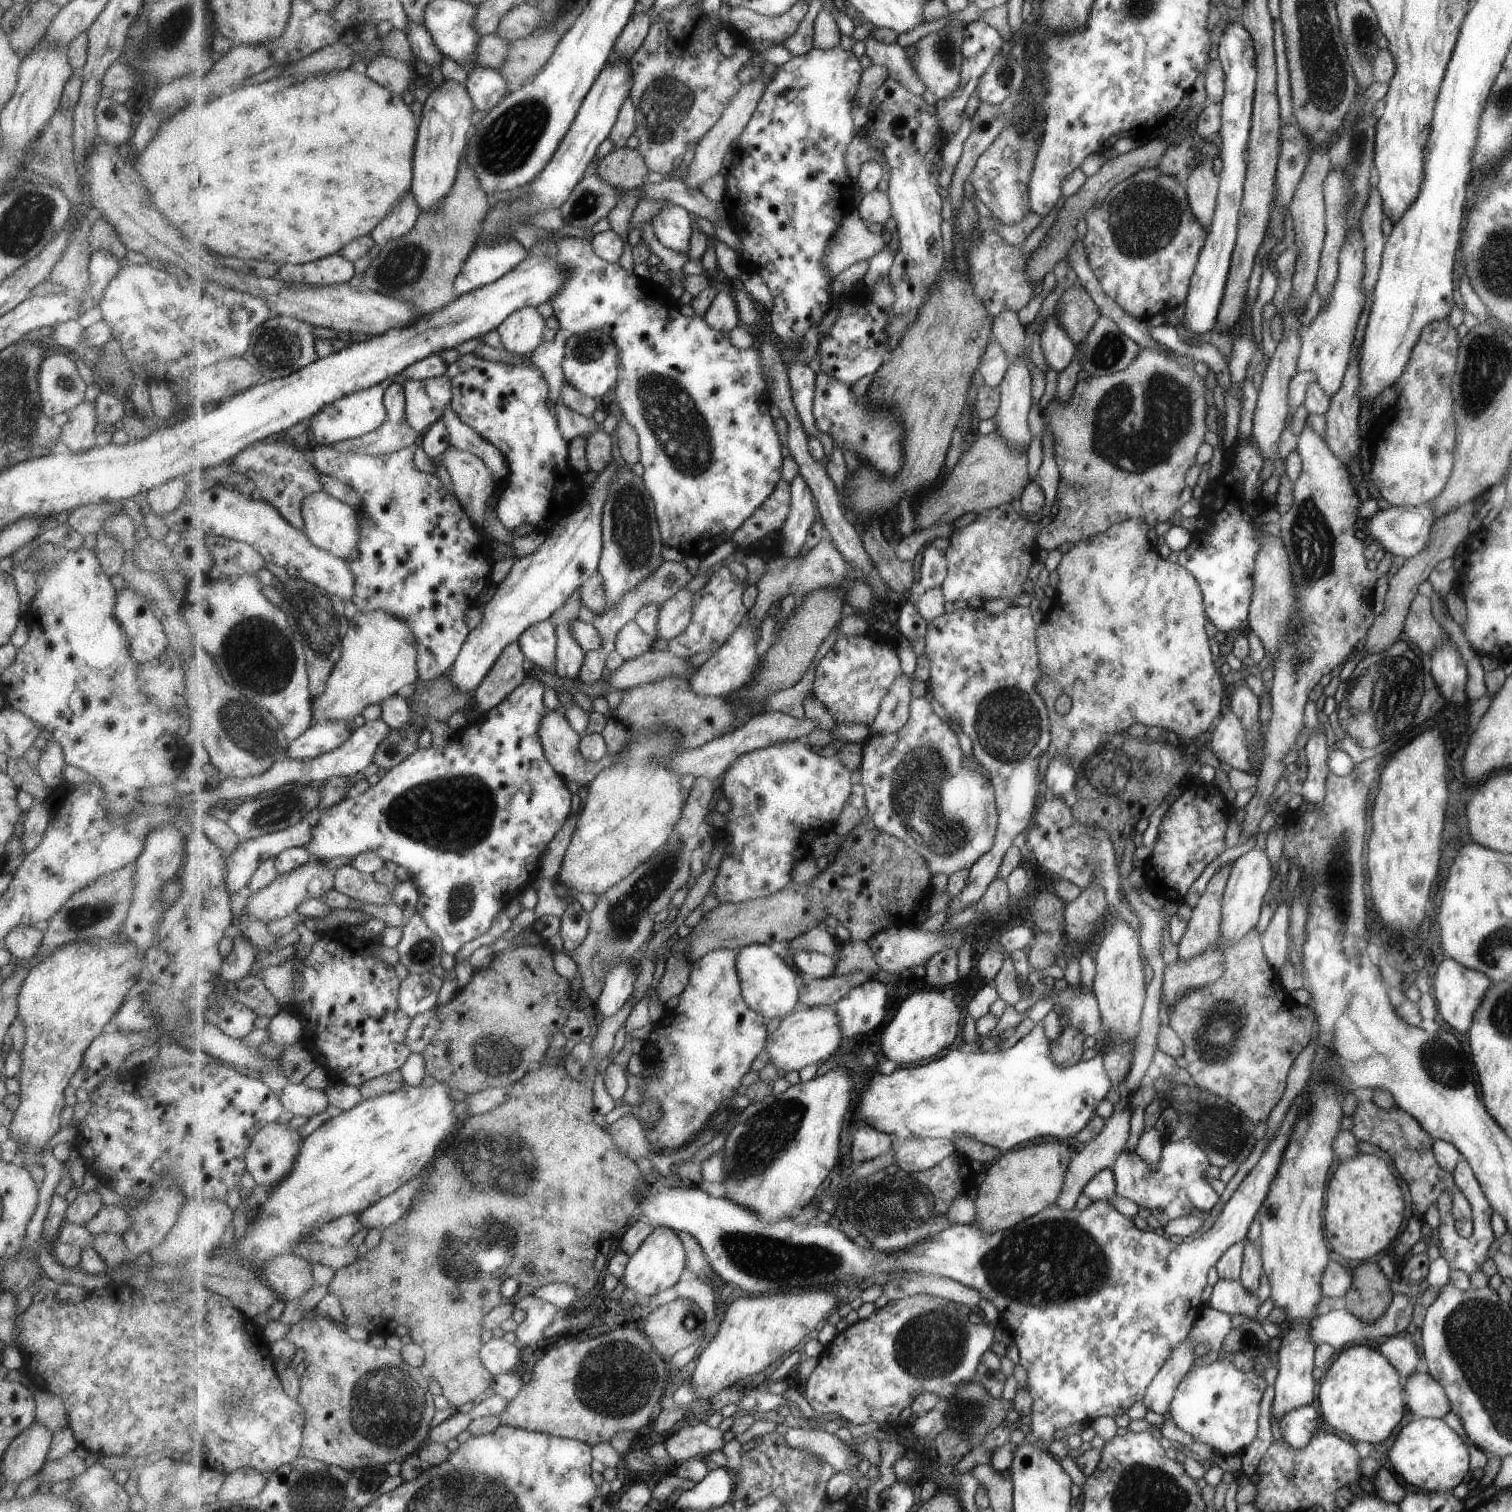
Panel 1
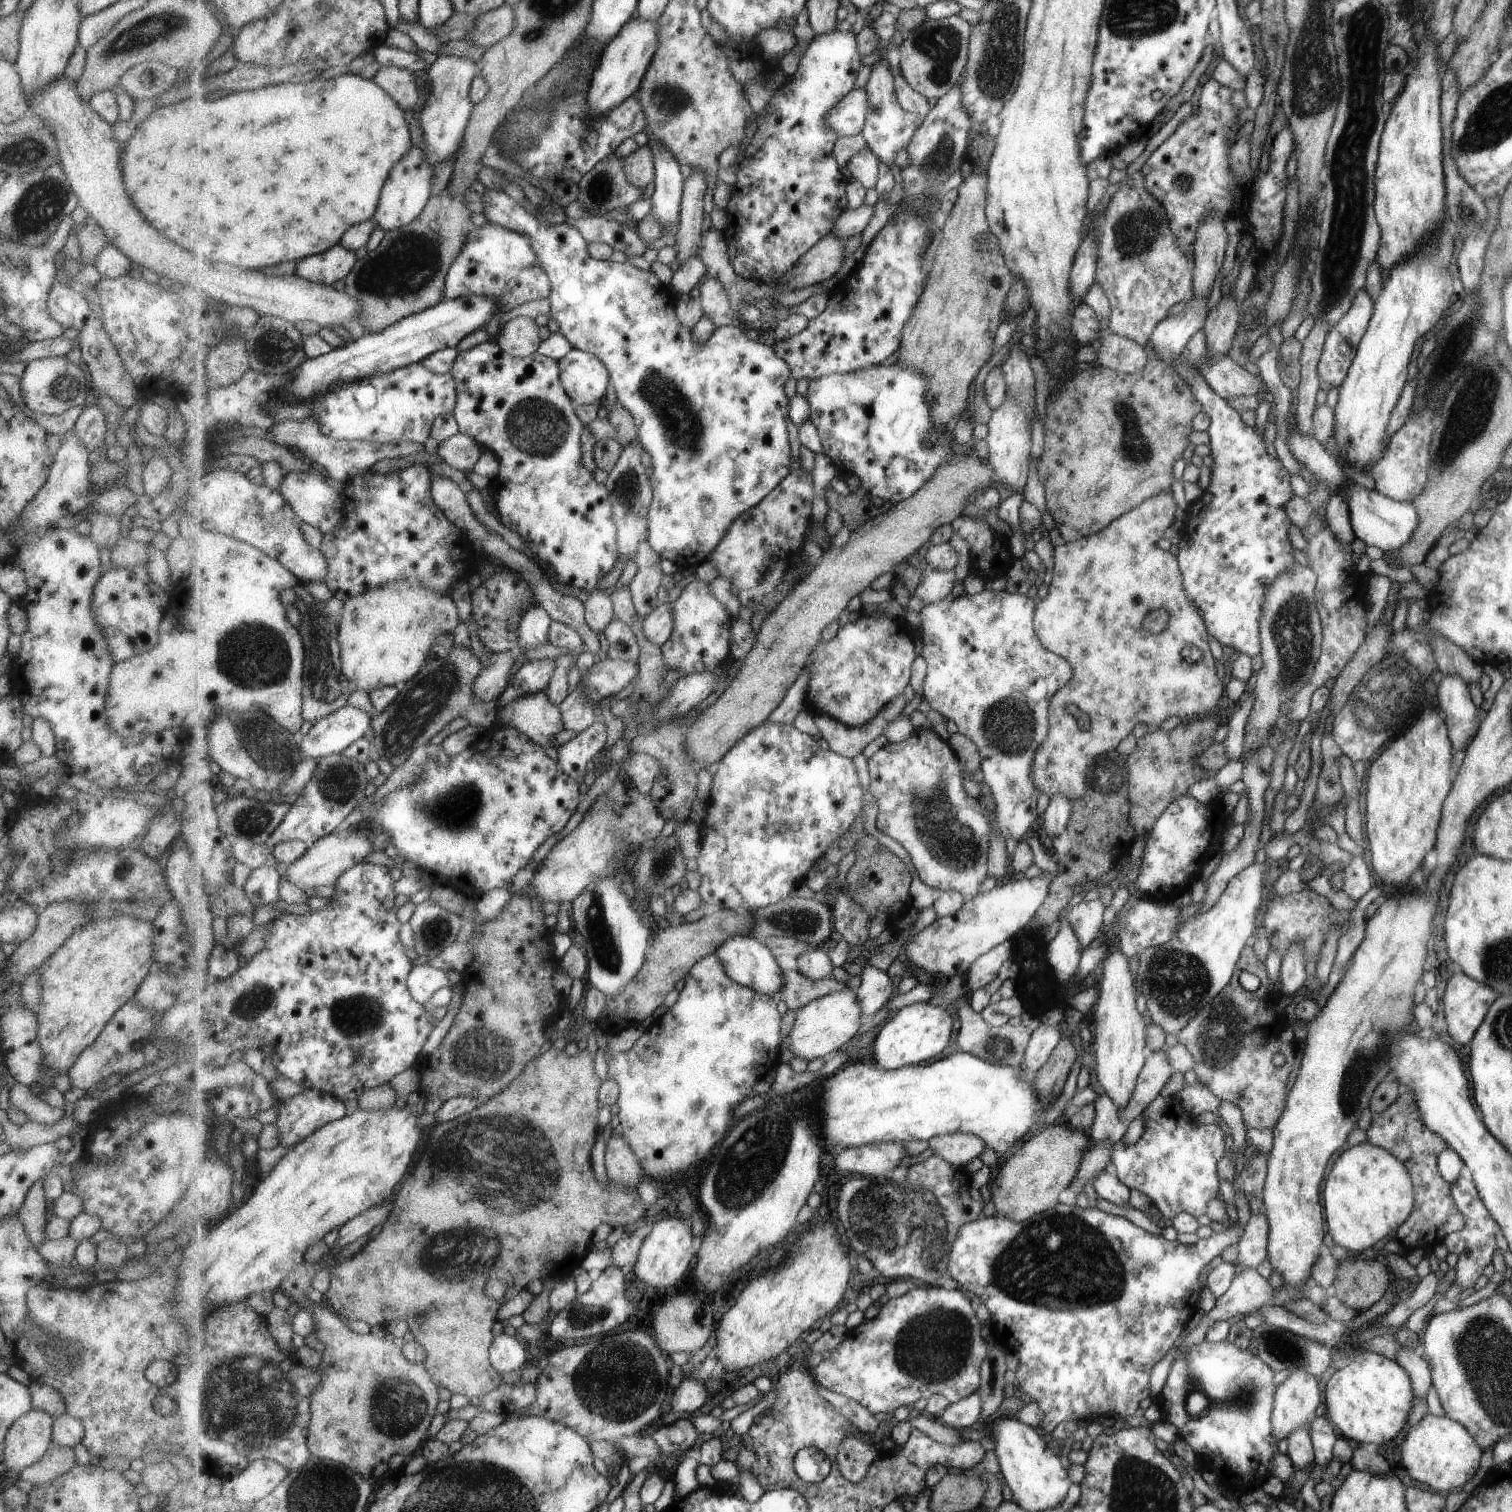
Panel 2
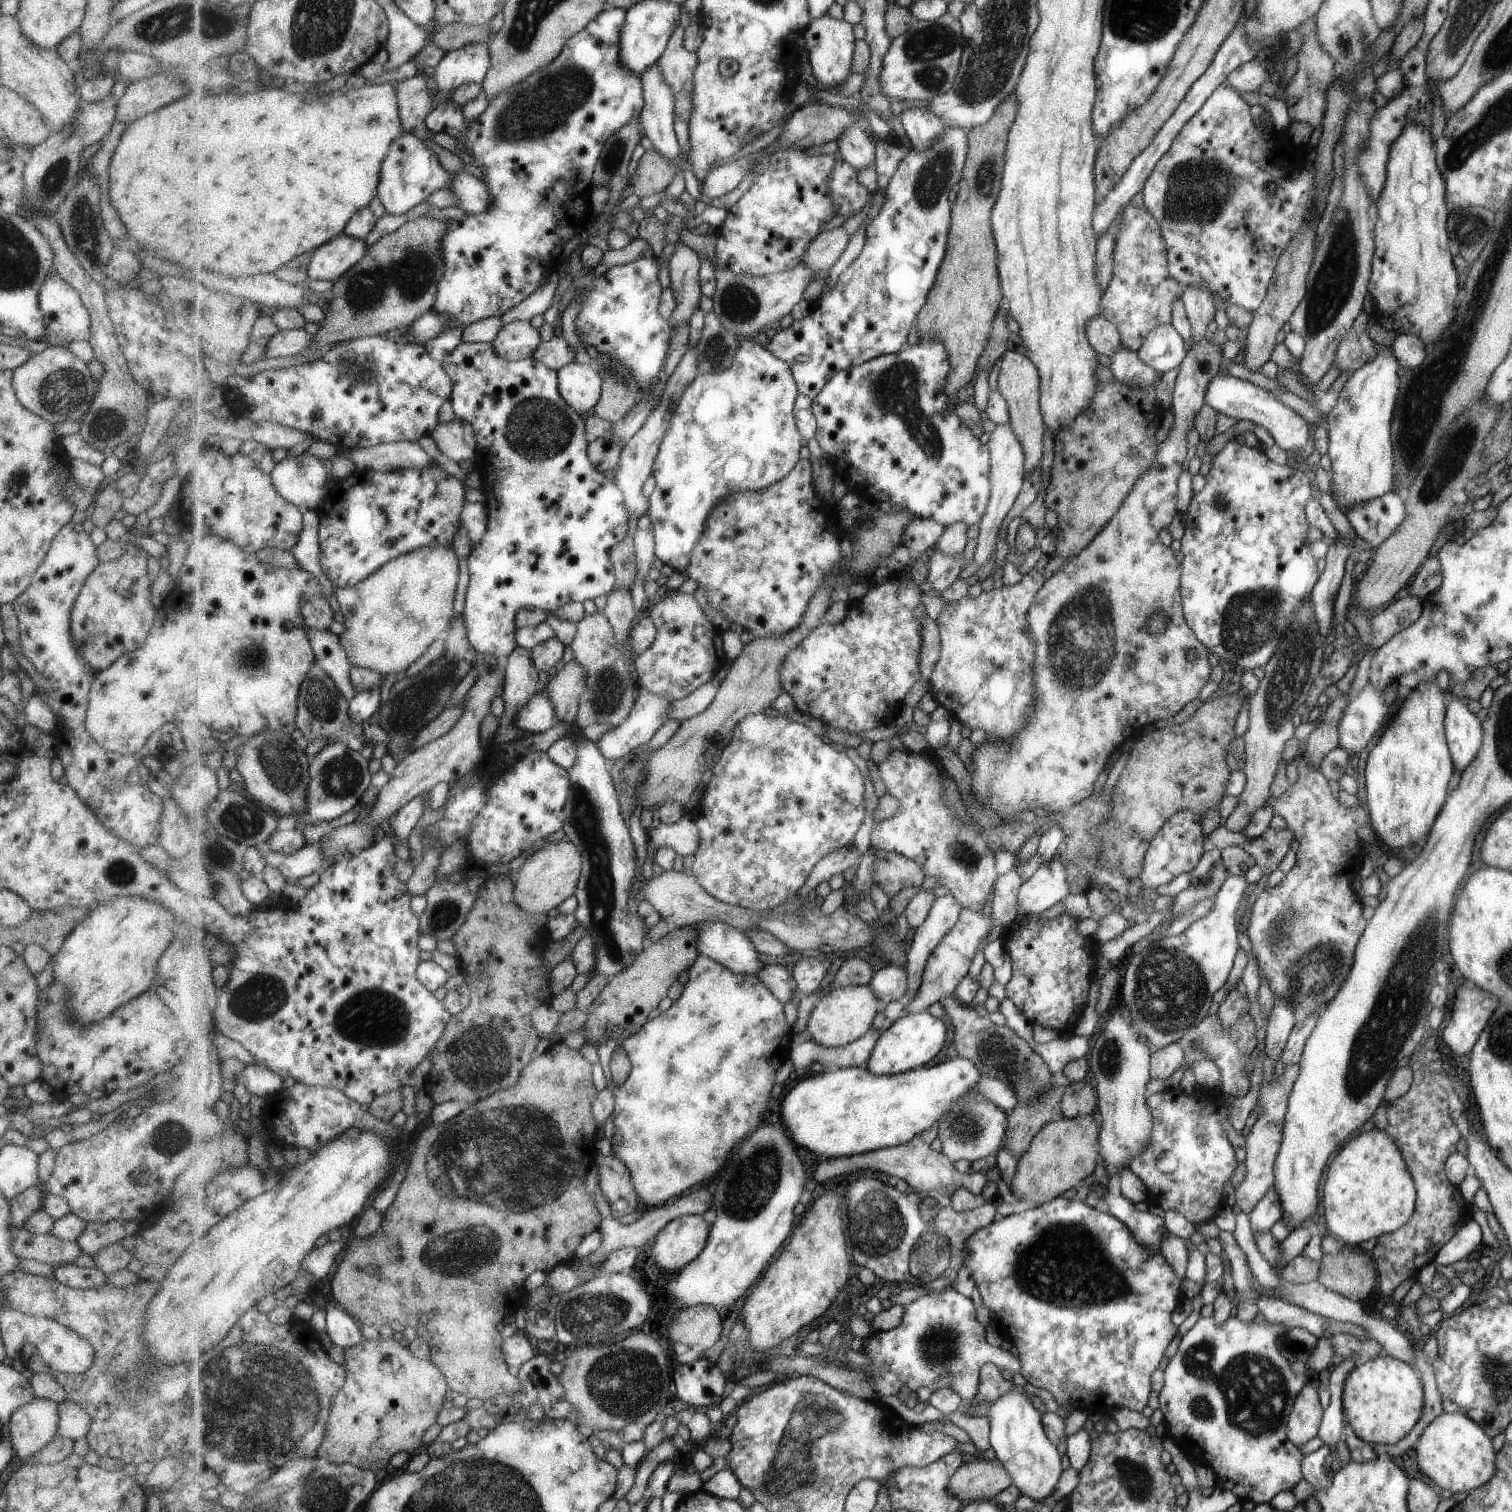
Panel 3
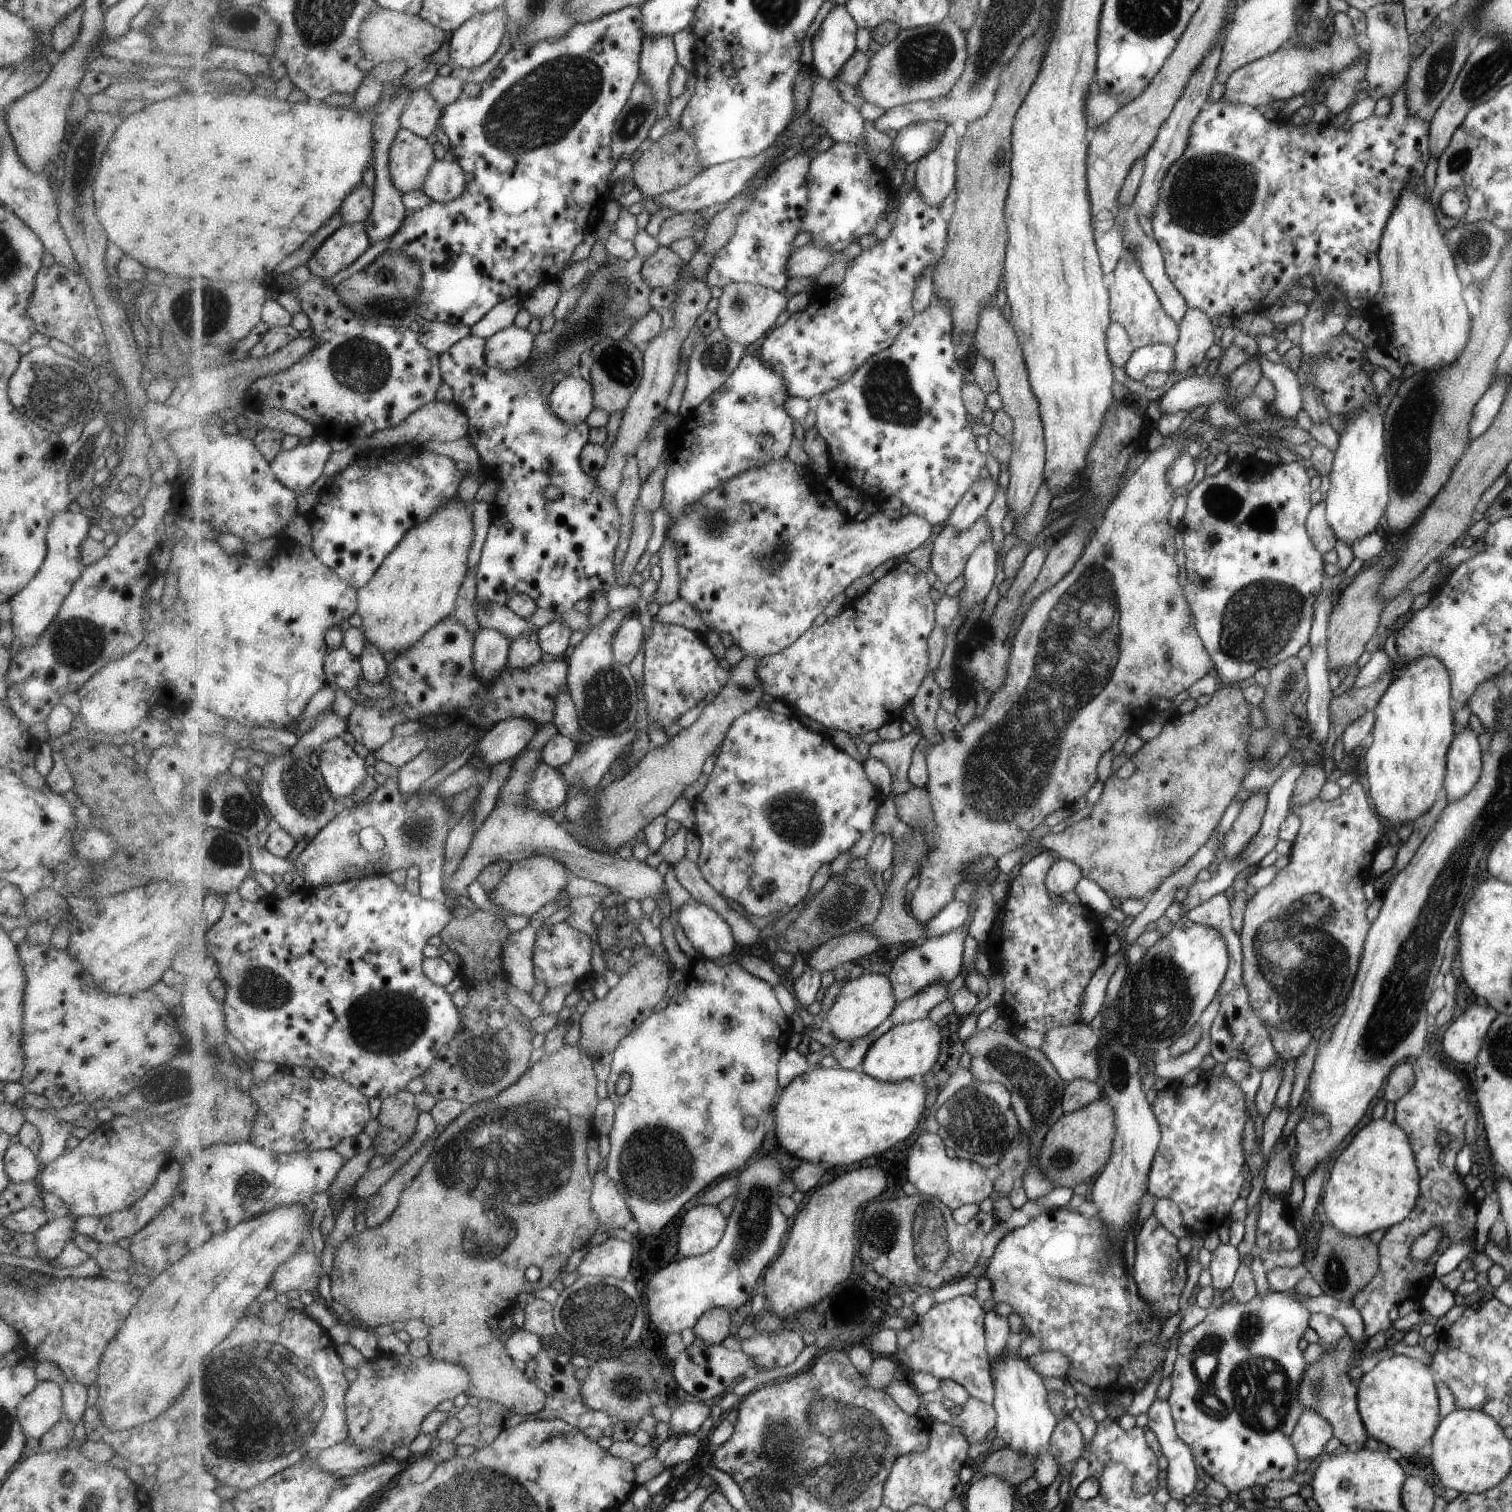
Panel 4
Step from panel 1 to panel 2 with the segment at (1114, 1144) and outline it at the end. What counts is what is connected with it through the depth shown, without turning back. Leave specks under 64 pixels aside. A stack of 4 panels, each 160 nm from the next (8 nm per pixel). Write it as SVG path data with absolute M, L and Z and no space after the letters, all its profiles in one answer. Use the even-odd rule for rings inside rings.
M1164 1048L1154 1050L1145 1061L1137 1077L1136 1089L1132 1098L1117 1112L1120 1122L1128 1123L1141 1114L1141 1111L1157 1096L1173 1070L1167 1060ZM1095 1143L1085 1156L1080 1160L1080 1168L1077 1169L1077 1176L1073 1179L1072 1185L1059 1195L1059 1202L1073 1205L1075 1196L1081 1192L1083 1185L1093 1180L1101 1171L1104 1170L1105 1164L1110 1161L1108 1147L1111 1145L1102 1145Z

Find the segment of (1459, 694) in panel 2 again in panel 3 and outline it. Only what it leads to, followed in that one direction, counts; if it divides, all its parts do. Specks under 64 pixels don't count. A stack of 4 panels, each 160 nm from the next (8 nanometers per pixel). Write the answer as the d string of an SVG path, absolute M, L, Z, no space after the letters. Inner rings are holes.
M1457 698L1449 702L1444 723L1453 766L1461 774L1482 745L1481 723Z

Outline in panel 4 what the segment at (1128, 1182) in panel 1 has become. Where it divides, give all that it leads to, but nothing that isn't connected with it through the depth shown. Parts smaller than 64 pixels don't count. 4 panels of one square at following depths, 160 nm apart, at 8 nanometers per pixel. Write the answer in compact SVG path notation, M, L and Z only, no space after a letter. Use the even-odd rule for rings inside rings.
M1224 1073L1211 1075L1210 1078L1201 1075L1192 1086L1181 1085L1178 1080L1172 1080L1168 1086L1155 1094L1153 1114L1160 1122L1160 1148L1152 1160L1148 1172L1148 1189L1151 1198L1166 1198L1173 1201L1179 1208L1188 1232L1193 1237L1204 1236L1216 1231L1227 1220L1231 1204L1237 1200L1237 1192L1243 1184L1241 1166L1245 1162L1241 1152L1241 1130L1247 1120L1247 1106L1239 1085Z

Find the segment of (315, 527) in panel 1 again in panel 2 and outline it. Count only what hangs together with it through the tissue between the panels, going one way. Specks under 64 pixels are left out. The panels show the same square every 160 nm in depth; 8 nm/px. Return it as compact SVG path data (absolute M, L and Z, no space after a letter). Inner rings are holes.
M315 467L312 471L287 473L281 485L281 492L293 505L301 522L317 527L323 534L340 529L340 522L344 520L344 502L338 490L326 479L323 471Z

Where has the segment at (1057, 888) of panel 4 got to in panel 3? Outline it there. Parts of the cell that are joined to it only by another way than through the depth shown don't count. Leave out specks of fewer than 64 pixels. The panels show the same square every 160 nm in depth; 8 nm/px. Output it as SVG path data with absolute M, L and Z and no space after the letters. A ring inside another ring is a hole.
M1053 858L1019 885L1016 914L1027 916L1029 913L1041 913L1068 894L1065 868L1059 859Z

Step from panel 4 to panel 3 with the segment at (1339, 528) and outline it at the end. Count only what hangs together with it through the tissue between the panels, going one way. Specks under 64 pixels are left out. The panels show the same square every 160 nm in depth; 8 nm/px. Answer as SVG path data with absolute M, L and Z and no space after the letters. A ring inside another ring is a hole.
M1378 346L1378 353L1363 366L1355 369L1353 375L1341 388L1336 403L1324 416L1328 432L1328 451L1330 458L1331 479L1329 493L1337 508L1345 513L1348 507L1365 504L1393 489L1394 472L1391 472L1393 461L1393 442L1391 424L1396 408L1397 362L1389 348Z

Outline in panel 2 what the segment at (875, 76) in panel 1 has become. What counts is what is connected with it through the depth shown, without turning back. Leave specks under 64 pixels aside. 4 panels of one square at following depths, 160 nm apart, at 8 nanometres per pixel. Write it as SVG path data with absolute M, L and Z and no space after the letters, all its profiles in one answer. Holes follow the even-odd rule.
M866 86L853 89L836 106L828 123L841 137L858 135L863 132L868 117L868 90Z

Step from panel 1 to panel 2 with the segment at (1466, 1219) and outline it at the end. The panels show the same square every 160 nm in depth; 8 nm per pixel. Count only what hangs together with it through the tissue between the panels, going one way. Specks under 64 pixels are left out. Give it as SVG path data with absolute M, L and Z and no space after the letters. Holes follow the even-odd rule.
M1403 1088L1399 1096L1383 1112L1373 1114L1366 1140L1371 1144L1389 1151L1409 1173L1414 1190L1413 1210L1407 1220L1392 1236L1406 1251L1421 1248L1425 1254L1433 1250L1434 1245L1441 1244L1447 1234L1461 1230L1464 1218L1457 1210L1450 1194L1450 1184L1439 1176L1436 1158L1438 1152L1448 1147L1448 1144L1422 1123L1420 1112L1416 1105L1416 1095L1411 1089Z

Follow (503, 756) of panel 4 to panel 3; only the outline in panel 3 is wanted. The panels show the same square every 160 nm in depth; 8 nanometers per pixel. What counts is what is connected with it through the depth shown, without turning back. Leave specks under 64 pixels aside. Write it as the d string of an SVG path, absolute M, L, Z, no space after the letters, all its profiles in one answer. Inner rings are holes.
M541 690L520 710L511 725L530 734L539 734L553 728L558 720L550 694Z

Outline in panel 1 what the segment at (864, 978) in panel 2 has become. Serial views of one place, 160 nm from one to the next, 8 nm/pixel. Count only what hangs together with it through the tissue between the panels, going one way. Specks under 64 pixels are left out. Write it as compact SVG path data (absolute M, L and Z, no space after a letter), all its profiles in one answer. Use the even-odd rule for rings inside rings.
M869 979L833 1005L841 1017L845 1038L859 1034L867 1036L881 1024L890 998L887 991L887 984Z

